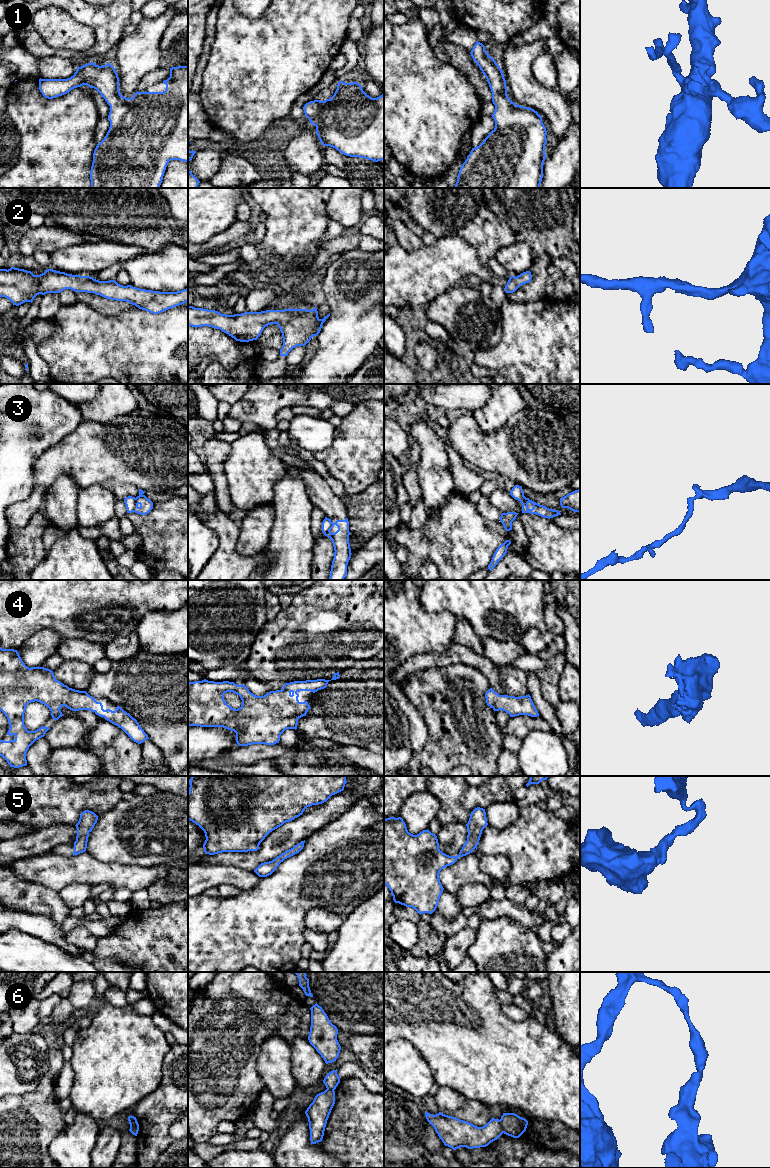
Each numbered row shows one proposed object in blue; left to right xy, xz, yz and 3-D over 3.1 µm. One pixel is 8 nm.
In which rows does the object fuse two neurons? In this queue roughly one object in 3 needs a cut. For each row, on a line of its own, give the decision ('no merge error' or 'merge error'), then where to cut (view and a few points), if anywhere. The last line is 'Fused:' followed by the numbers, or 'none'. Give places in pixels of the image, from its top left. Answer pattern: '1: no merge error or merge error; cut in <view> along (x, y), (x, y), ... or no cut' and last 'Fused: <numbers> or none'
1: no merge error; no cut
2: no merge error; no cut
3: merge error; cut in xy along (135, 498), (135, 506), (132, 511)
4: no merge error; no cut
5: no merge error; no cut
6: merge error; cut in yz along (499, 1120), (504, 1132)
Fused: 3, 6

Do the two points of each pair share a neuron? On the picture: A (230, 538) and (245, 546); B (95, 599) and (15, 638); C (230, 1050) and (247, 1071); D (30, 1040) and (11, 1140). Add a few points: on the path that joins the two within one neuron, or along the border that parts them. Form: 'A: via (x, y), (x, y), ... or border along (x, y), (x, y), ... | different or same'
A: border along (238, 524), (236, 550), (242, 555), (257, 554) | different
B: via (75, 599), (56, 599), (35, 620) | same
C: via (231, 1055), (242, 1066) | same
D: border along (39, 1081), (32, 1091), (20, 1095), (10, 1095) | different

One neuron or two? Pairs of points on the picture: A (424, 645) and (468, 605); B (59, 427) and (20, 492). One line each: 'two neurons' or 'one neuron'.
A: two neurons
B: one neuron

